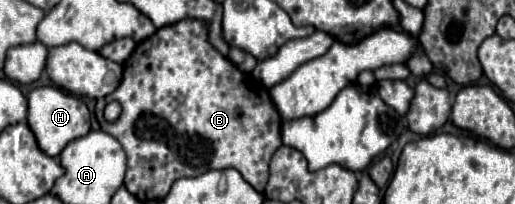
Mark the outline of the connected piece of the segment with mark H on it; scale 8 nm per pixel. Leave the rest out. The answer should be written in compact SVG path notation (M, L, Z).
M42 86L28 94L28 126L34 132L36 142L40 142L40 150L56 158L68 142L84 136L90 130L90 112L80 98L56 86Z

